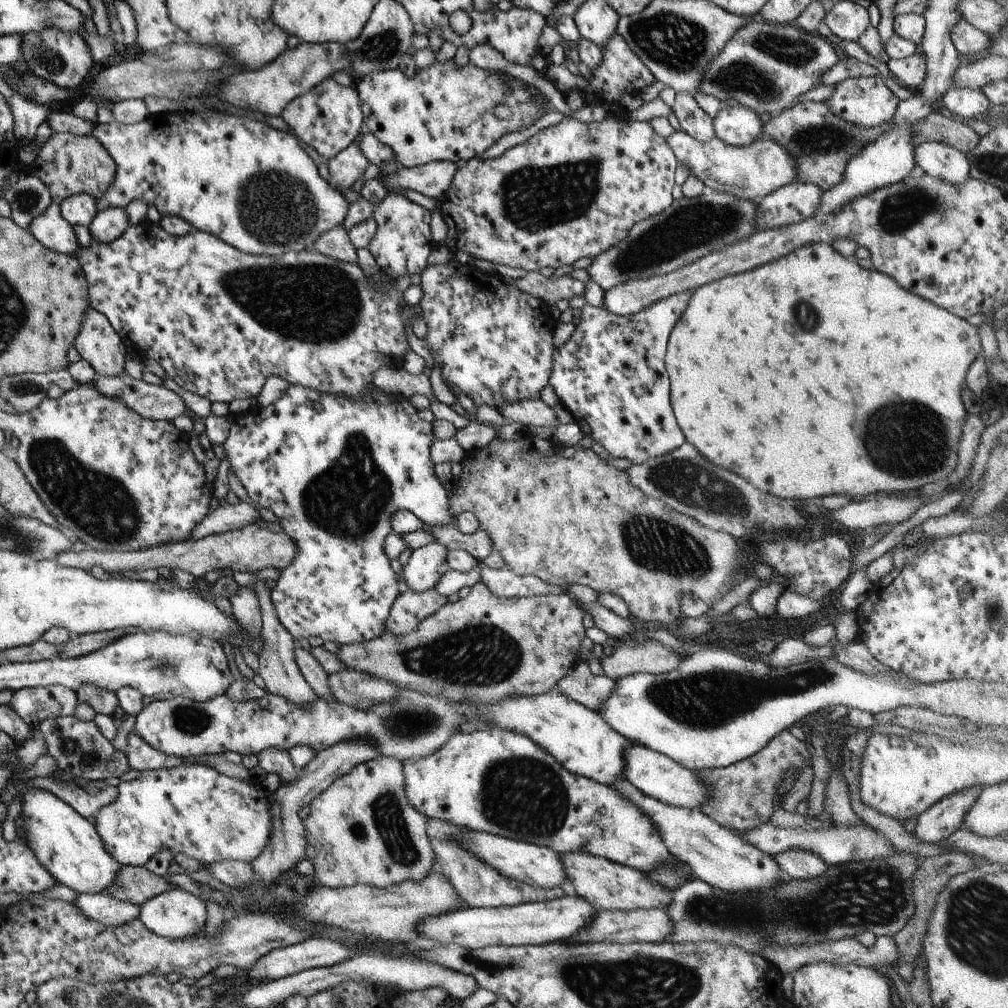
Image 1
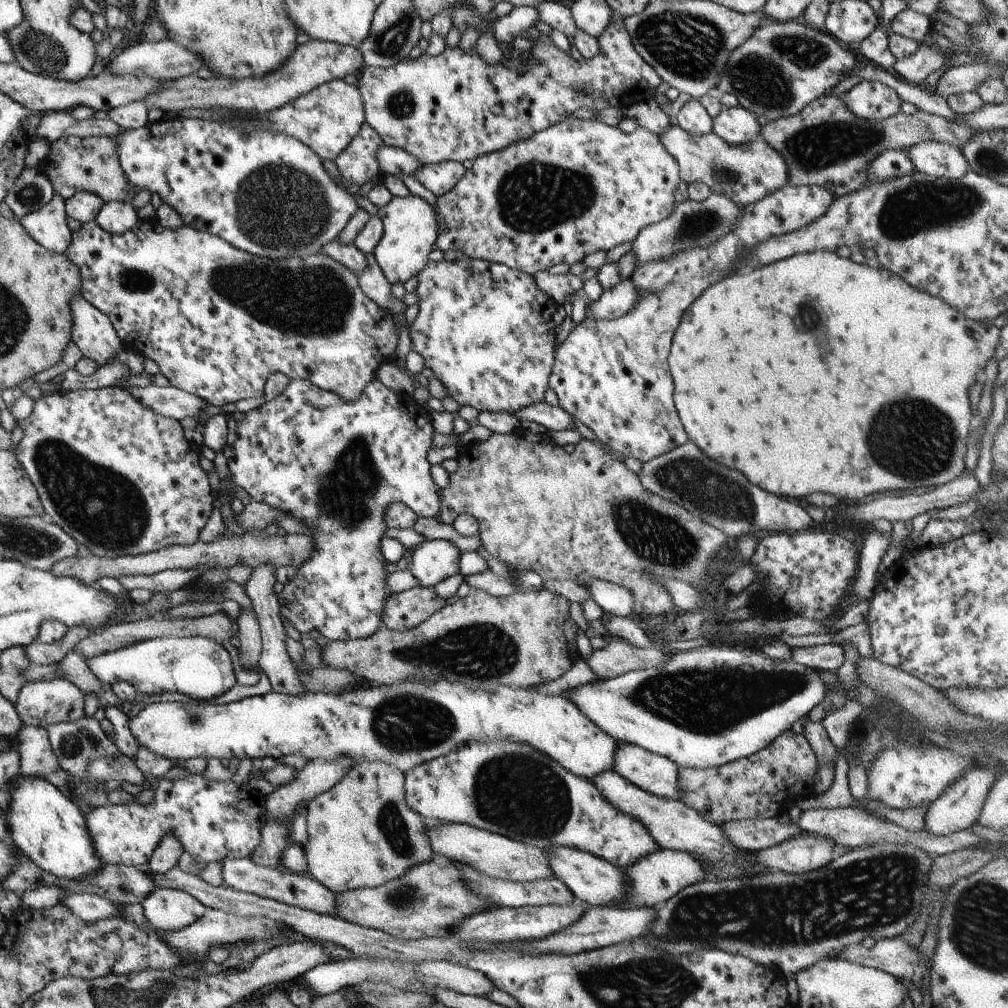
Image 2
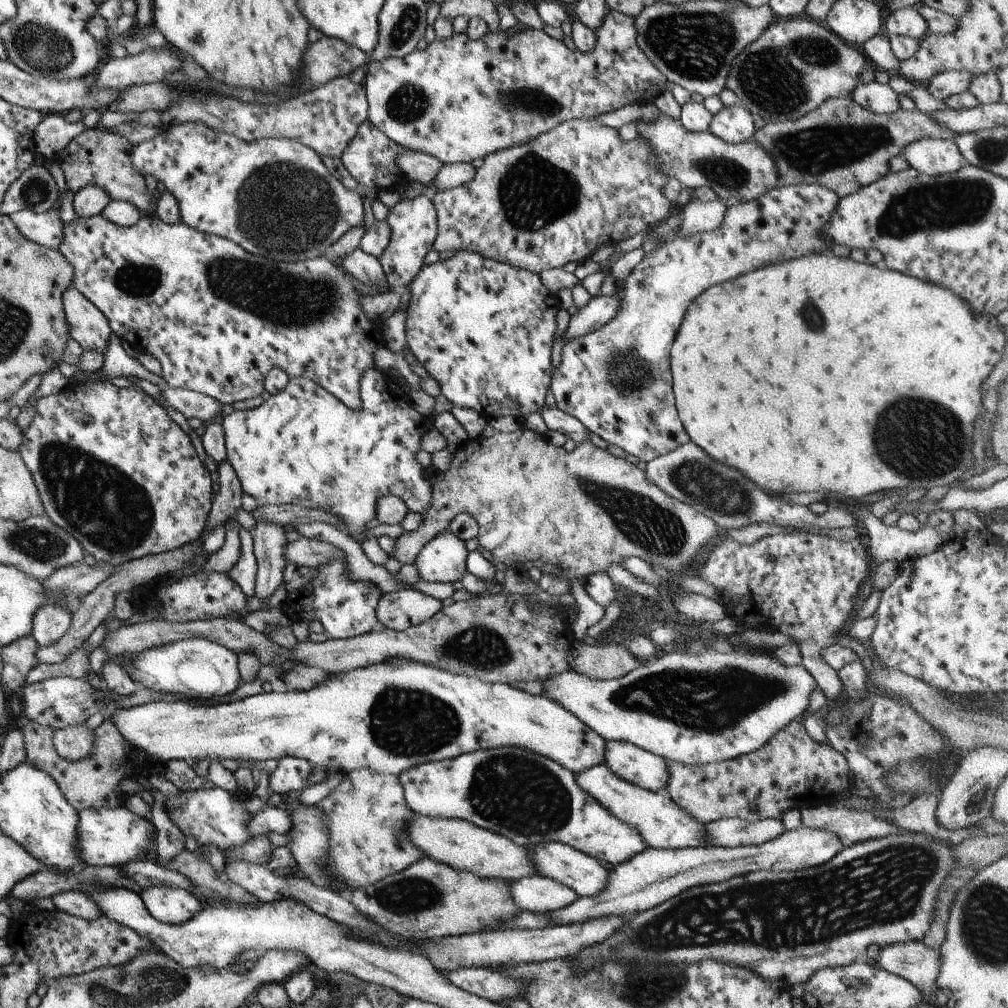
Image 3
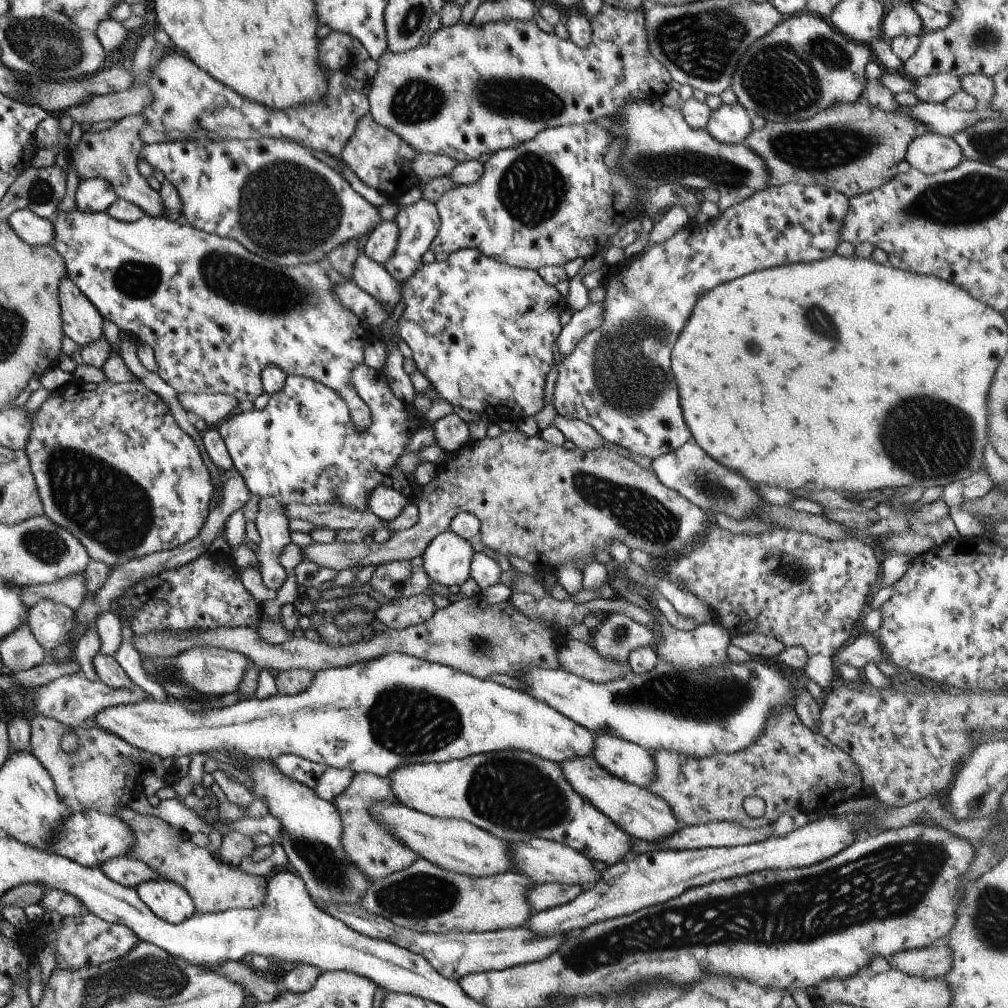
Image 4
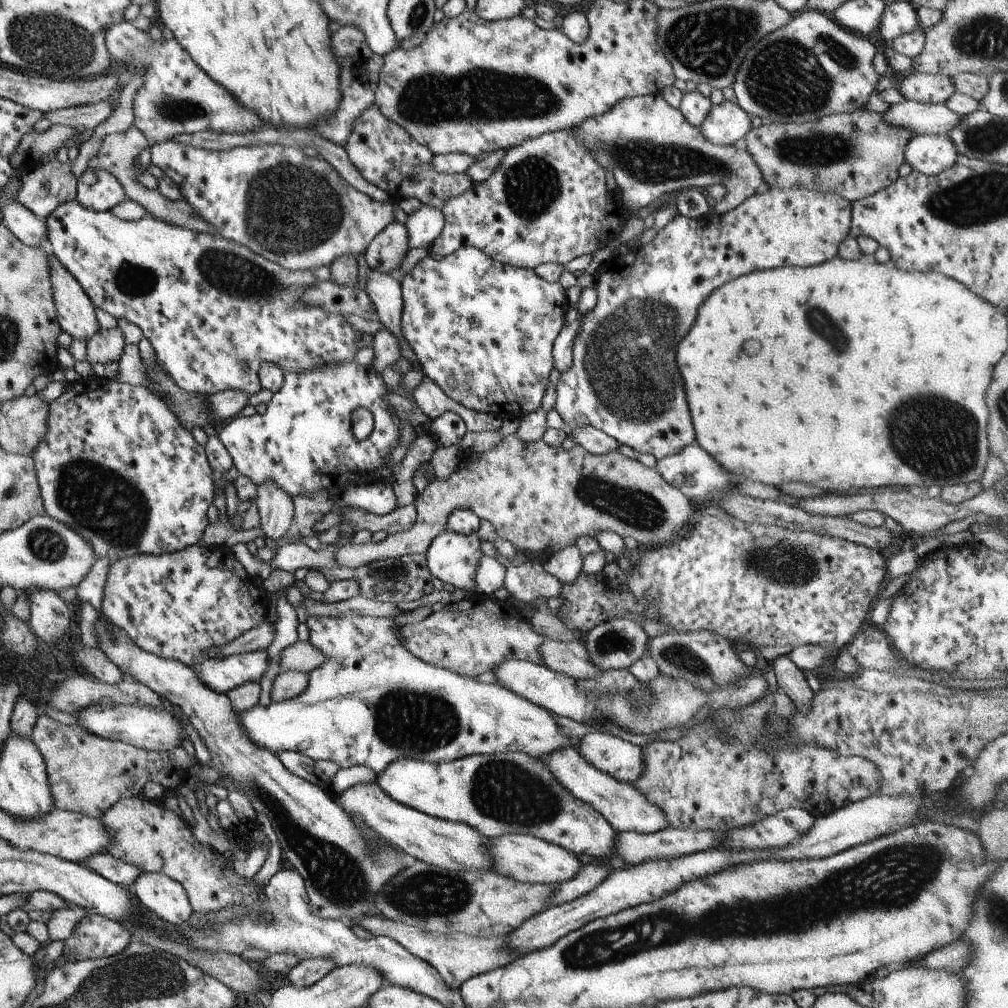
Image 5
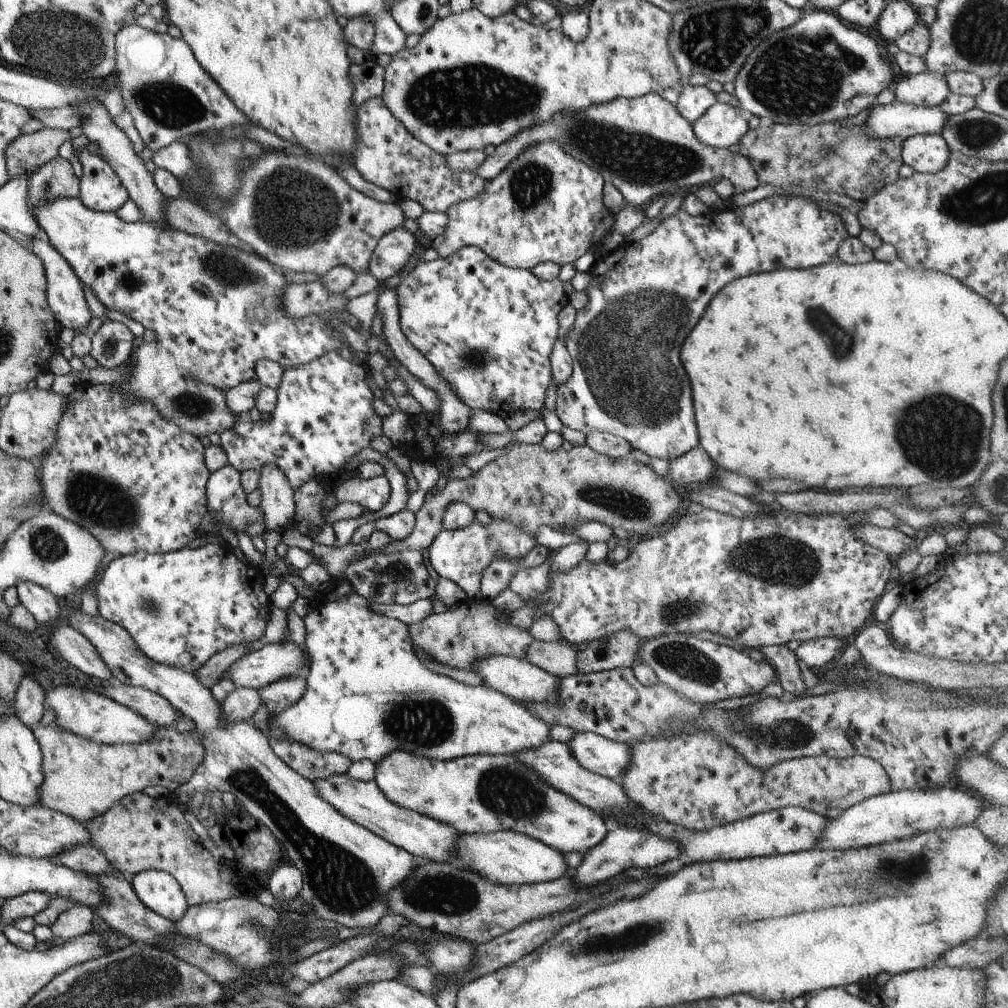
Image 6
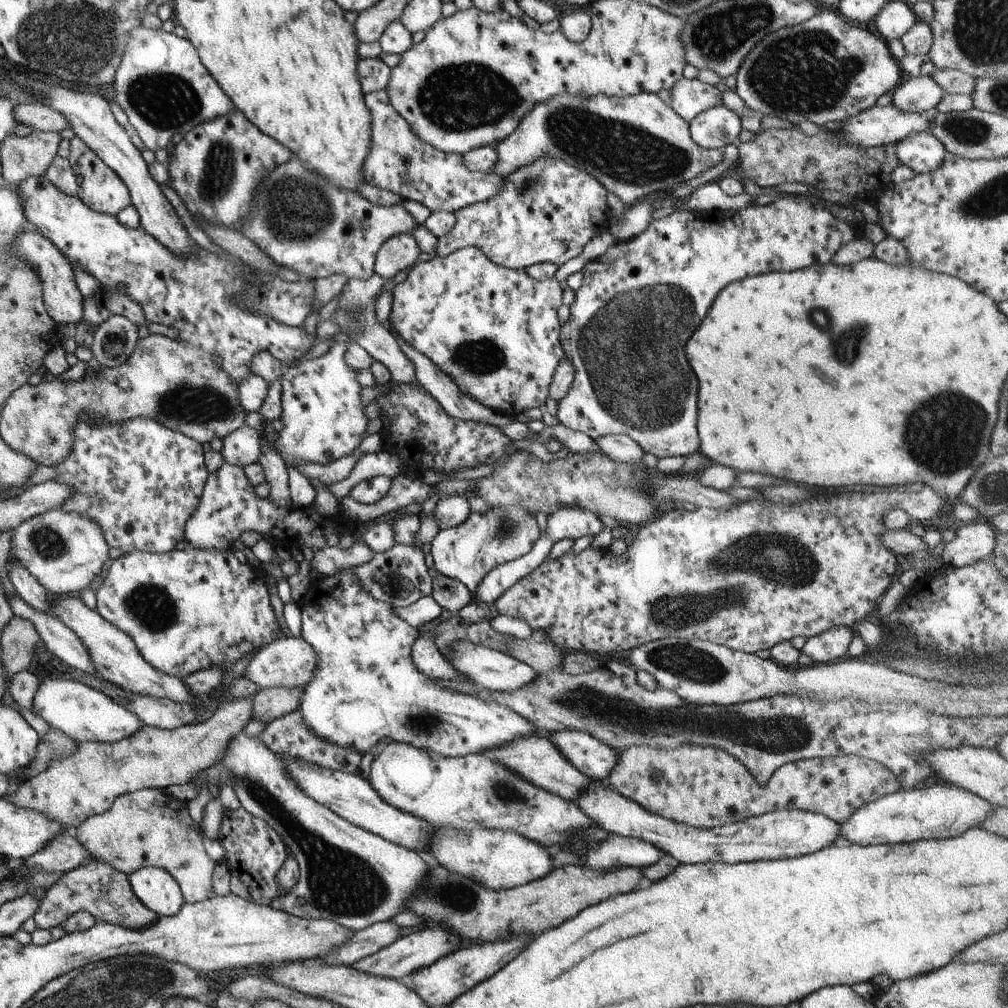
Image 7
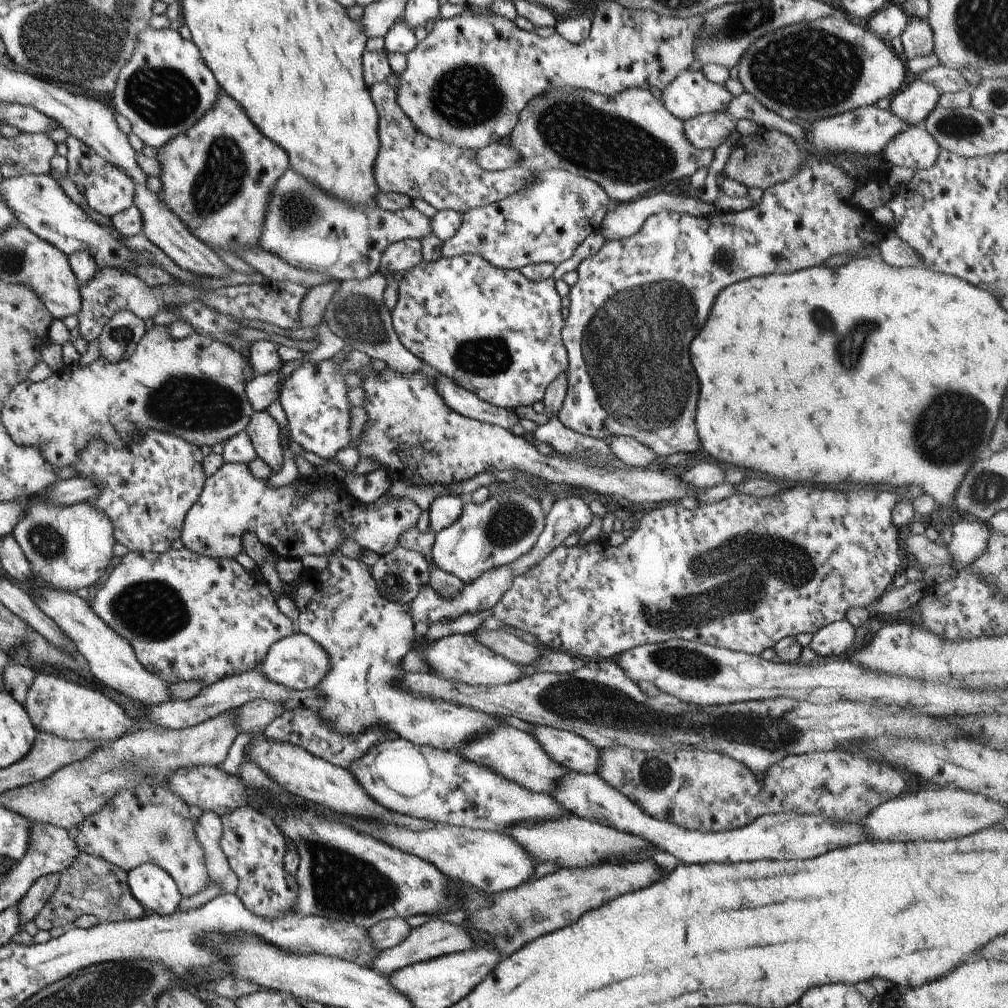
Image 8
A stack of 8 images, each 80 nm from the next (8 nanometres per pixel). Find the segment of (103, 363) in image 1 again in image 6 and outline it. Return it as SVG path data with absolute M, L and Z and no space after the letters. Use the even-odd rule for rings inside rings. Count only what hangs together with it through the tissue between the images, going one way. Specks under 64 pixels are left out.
M35 237L26 242L25 248L29 249L41 262L46 278L45 298L53 318L61 328L79 330L87 325L93 314L88 309L84 294L82 293L82 284L71 270L71 267L65 262L65 259L45 240Z

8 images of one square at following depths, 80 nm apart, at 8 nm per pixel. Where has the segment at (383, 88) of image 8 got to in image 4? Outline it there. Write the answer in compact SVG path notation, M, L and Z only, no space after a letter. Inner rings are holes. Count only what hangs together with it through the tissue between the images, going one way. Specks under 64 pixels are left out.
M367 112L356 122L353 134L338 156L361 182L373 190L378 190L385 197L393 197L393 200L396 200L398 195L407 192L410 188L419 188L421 198L434 204L441 195L458 186L450 179L449 175L436 180L420 182L412 169L412 160L418 154L412 146L401 140L397 133L386 126L377 124Z

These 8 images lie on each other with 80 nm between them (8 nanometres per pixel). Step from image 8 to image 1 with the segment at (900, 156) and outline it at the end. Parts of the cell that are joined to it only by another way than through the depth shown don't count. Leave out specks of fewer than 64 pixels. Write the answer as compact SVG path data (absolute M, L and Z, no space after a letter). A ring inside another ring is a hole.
M929 141L913 149L915 166L933 178L959 184L968 176L969 161L964 153L945 143Z

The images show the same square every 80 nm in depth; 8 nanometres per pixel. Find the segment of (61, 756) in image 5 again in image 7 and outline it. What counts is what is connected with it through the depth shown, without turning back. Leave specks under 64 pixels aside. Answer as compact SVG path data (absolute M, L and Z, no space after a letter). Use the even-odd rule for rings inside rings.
M251 697L240 698L221 703L212 716L190 725L174 729L160 729L142 725L131 736L114 743L96 743L87 741L78 743L76 752L61 759L52 759L45 772L23 781L17 787L7 790L3 798L22 809L31 809L43 813L53 821L57 821L65 830L72 831L90 816L105 812L113 800L125 793L139 789L166 789L171 785L184 785L195 774L219 763L226 753L227 745L232 737L236 737L250 720Z

